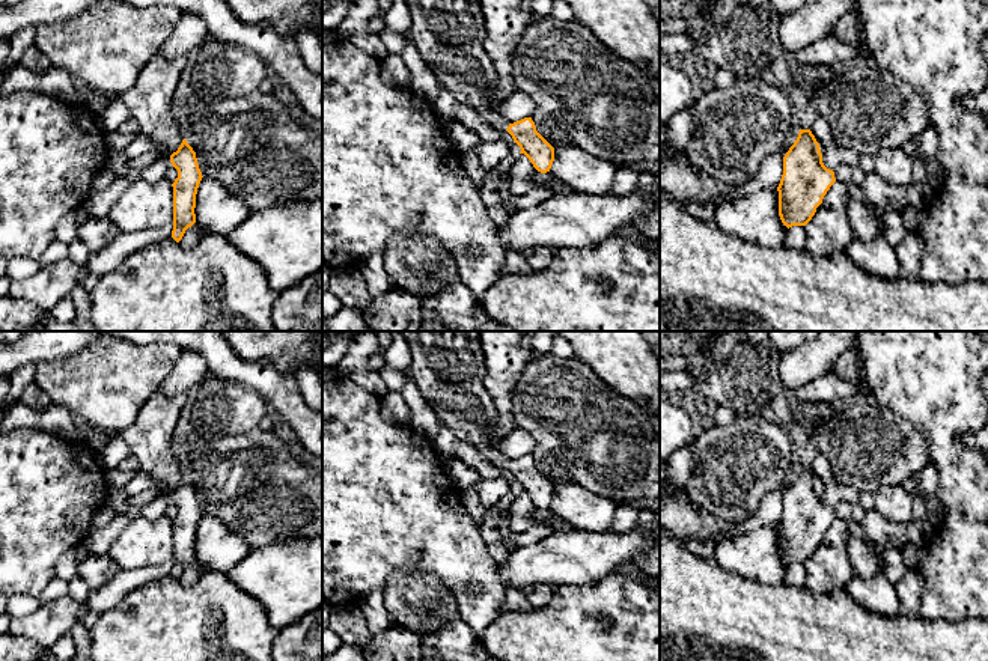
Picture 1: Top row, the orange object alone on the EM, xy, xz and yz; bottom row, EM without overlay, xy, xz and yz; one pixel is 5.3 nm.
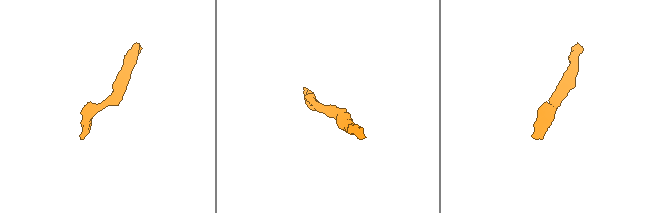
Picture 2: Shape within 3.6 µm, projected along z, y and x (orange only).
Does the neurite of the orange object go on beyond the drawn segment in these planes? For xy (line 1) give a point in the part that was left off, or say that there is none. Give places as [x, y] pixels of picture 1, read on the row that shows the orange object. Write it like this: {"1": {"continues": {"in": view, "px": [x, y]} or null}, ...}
{"1": {"continues": null}}

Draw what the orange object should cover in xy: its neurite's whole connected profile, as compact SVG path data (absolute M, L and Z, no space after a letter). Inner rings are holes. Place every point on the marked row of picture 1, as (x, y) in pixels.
M184 139L176 152L170 155L172 166L178 170L173 187L173 230L172 238L179 242L188 227L196 223L196 194L202 181L196 152Z

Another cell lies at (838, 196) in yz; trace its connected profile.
M836 181L824 196L821 205L833 209L842 209L848 206L849 200L851 197L846 184Z

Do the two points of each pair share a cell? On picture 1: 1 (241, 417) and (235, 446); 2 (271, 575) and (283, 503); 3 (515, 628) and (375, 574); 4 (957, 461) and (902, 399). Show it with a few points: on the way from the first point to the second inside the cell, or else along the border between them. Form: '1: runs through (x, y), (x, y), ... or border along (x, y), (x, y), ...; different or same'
1: border along (256, 426), (246, 432), (223, 434), (204, 440); different
2: border along (306, 538), (252, 548); different
3: border along (502, 613), (481, 639); different
4: runs through (948, 444), (919, 413); same

